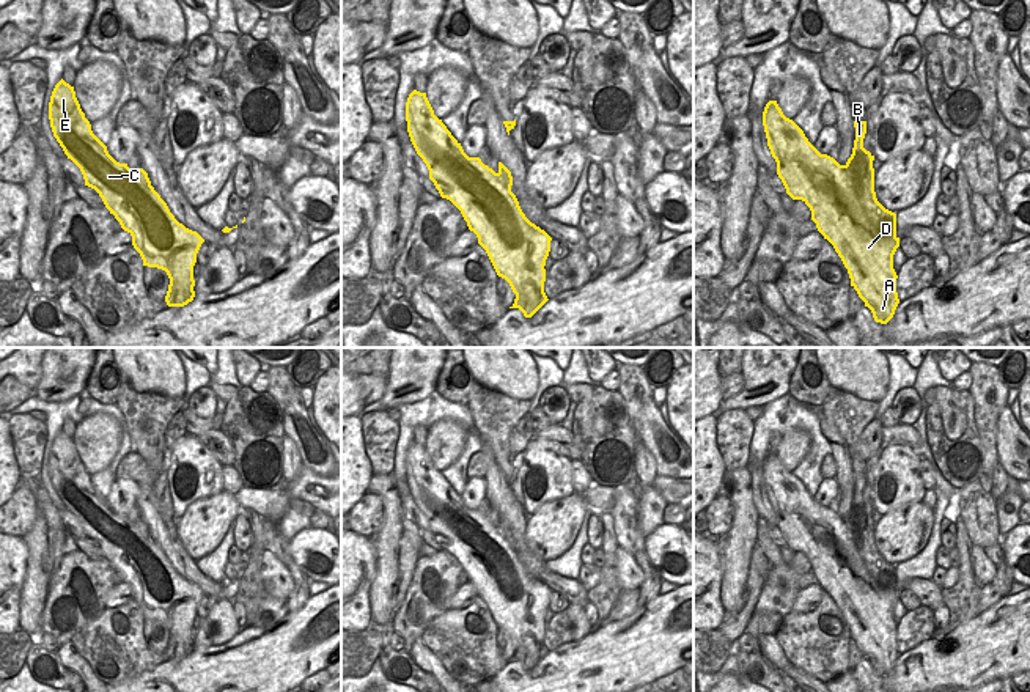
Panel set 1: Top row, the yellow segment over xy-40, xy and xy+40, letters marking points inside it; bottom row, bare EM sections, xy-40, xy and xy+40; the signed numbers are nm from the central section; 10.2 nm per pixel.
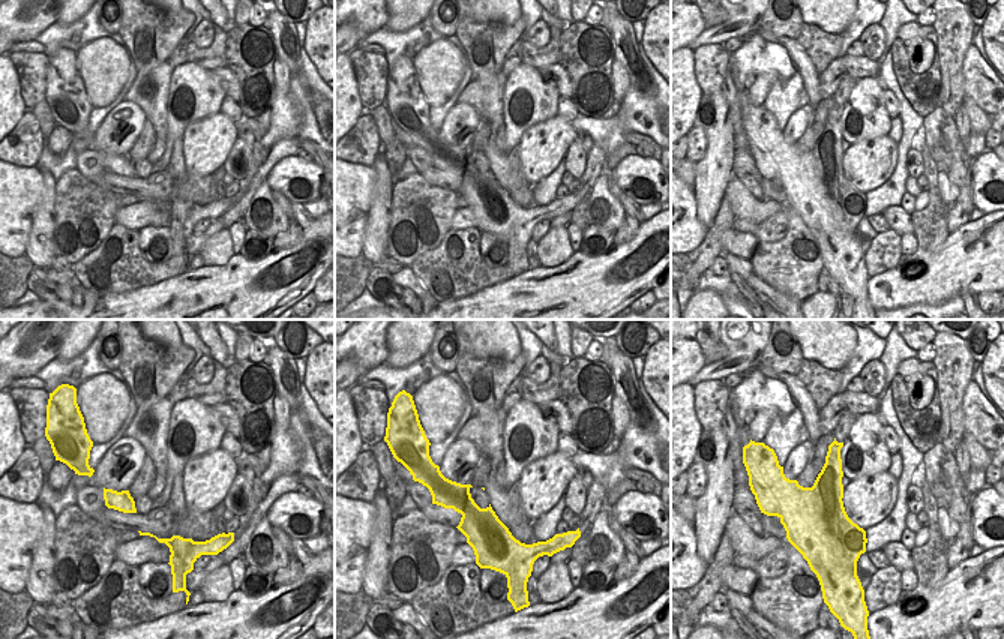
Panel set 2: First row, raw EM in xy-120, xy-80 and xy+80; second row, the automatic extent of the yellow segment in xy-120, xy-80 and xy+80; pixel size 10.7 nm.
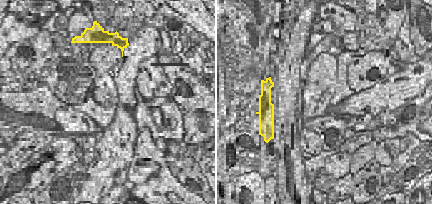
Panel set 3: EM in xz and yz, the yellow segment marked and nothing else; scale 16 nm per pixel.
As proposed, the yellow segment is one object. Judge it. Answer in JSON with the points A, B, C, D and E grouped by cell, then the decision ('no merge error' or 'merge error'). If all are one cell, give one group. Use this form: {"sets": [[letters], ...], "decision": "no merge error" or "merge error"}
{"sets": [["A", "B", "C", "D", "E"]], "decision": "no merge error"}

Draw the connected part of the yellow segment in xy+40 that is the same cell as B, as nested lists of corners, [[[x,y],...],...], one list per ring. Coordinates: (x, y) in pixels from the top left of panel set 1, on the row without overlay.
[[[769,453],[763,464],[767,499],[777,514],[777,527],[793,552],[802,552],[811,563],[811,572],[827,591],[844,620],[851,639],[873,665],[876,675],[887,676],[899,656],[893,607],[899,599],[896,566],[885,561],[874,544],[874,508],[863,500],[866,473],[854,473],[855,492],[852,506],[844,517],[821,506],[805,489],[804,483],[786,470],[777,453]]]

